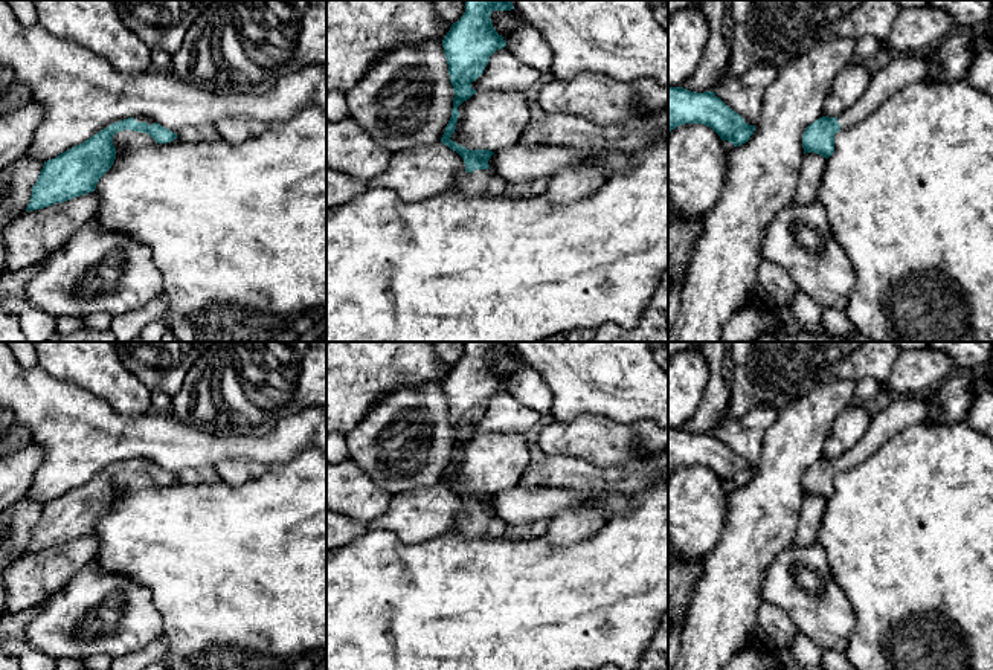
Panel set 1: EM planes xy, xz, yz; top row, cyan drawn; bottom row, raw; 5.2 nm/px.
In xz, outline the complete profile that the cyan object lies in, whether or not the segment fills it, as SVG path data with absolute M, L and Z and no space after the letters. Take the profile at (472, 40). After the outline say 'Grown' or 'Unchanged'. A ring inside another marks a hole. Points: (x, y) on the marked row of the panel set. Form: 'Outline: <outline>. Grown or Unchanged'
Outline: M465 0L464 15L452 24L442 40L455 98L441 142L464 159L465 171L459 176L458 188L465 197L500 197L506 191L505 180L488 165L493 151L467 150L450 137L459 118L458 107L476 93L471 82L484 73L490 56L506 46L503 37L493 27L490 15L493 11L511 9L514 9L511 0Z. Grown

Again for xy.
Outline: M133 116L114 122L85 142L44 162L38 180L32 186L31 203L26 212L93 192L99 179L114 163L116 148L113 136L124 130L146 133L157 143L168 143L177 139L175 133L148 118Z. Grown

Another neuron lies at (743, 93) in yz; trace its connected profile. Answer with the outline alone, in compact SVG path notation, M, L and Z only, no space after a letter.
M757 64L743 75L721 79L714 93L746 124L757 125L761 116L763 96L776 76L778 70L775 67Z

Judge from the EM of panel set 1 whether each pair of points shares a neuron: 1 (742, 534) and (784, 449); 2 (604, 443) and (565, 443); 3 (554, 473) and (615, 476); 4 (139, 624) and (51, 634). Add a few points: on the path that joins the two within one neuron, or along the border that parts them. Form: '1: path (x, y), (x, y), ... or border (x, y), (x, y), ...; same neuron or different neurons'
1: path (763, 513), (774, 496), (780, 470); same neuron
2: path (595, 443), (574, 443); same neuron
3: path (569, 473), (600, 476); same neuron
4: path (118, 638), (89, 646), (72, 643); same neuron

